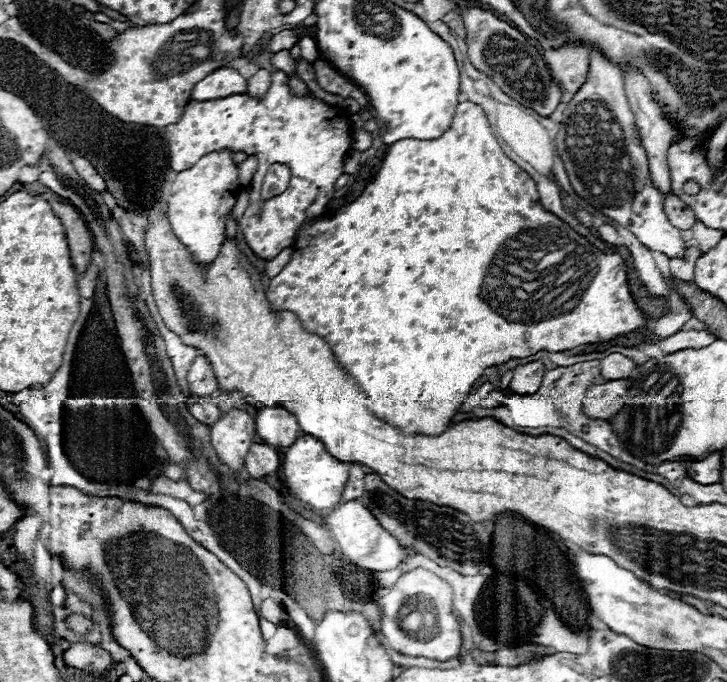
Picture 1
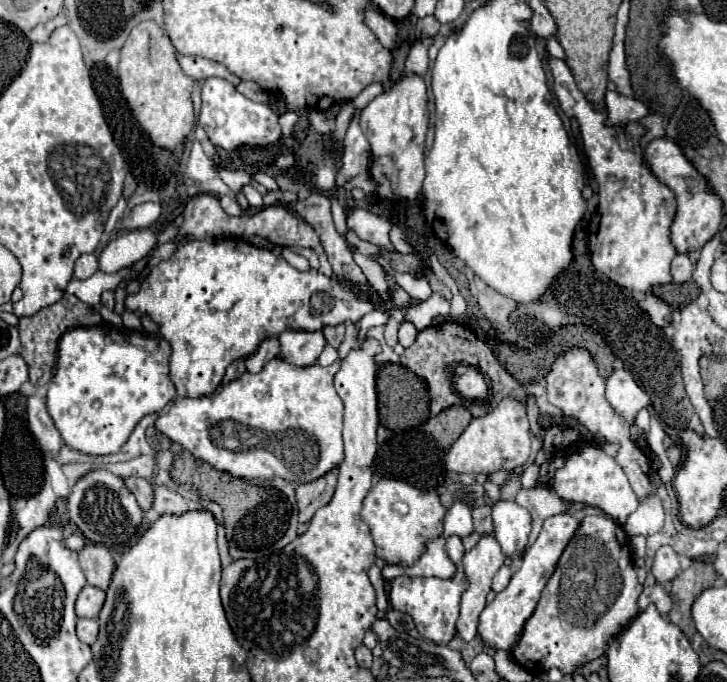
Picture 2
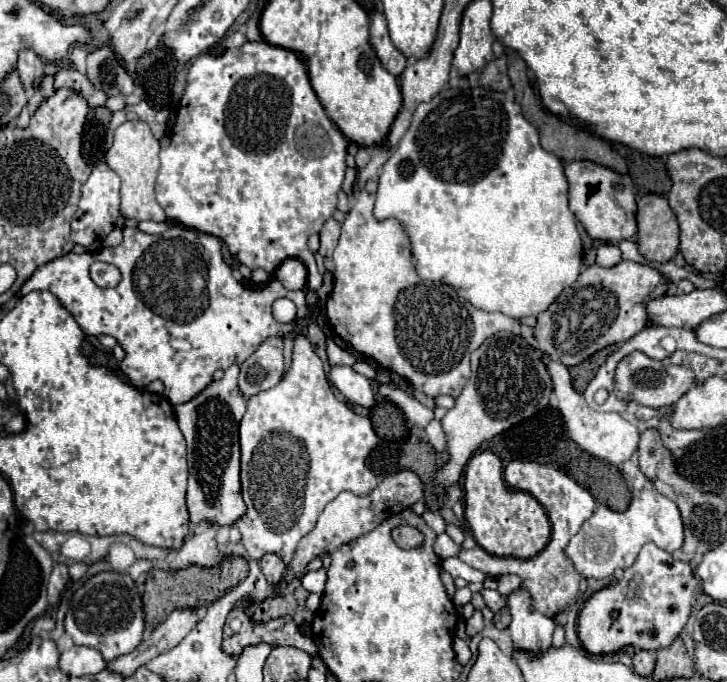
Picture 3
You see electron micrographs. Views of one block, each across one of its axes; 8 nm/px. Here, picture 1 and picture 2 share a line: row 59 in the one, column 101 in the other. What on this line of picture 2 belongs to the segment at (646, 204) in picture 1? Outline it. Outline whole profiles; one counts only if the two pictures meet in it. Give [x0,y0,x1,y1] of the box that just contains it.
[76,586,104,618]

